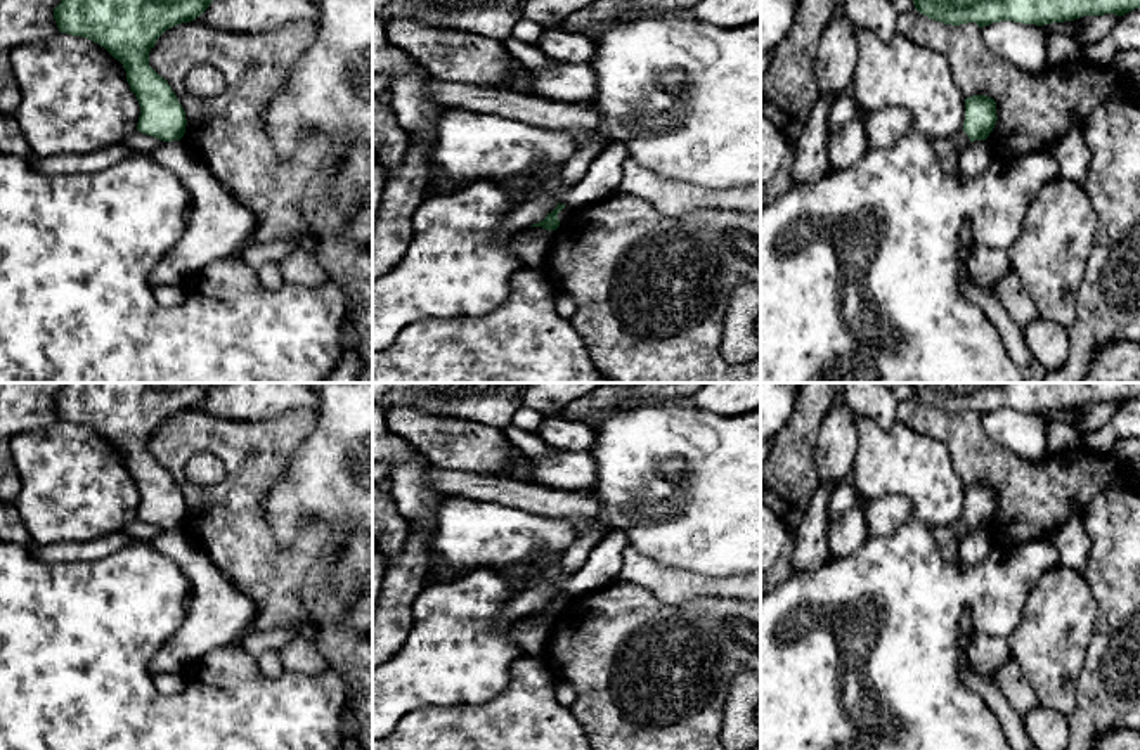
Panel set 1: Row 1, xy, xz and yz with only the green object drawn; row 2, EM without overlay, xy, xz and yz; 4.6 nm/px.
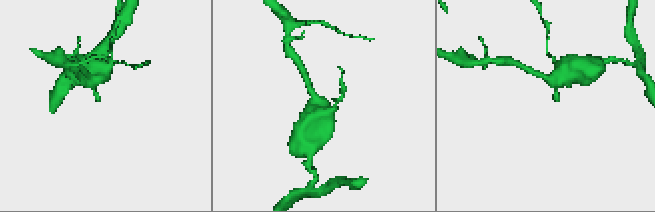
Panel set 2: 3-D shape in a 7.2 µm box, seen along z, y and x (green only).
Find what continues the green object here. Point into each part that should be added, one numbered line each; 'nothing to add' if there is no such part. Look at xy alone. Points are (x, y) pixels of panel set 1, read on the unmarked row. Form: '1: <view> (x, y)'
nothing to add

